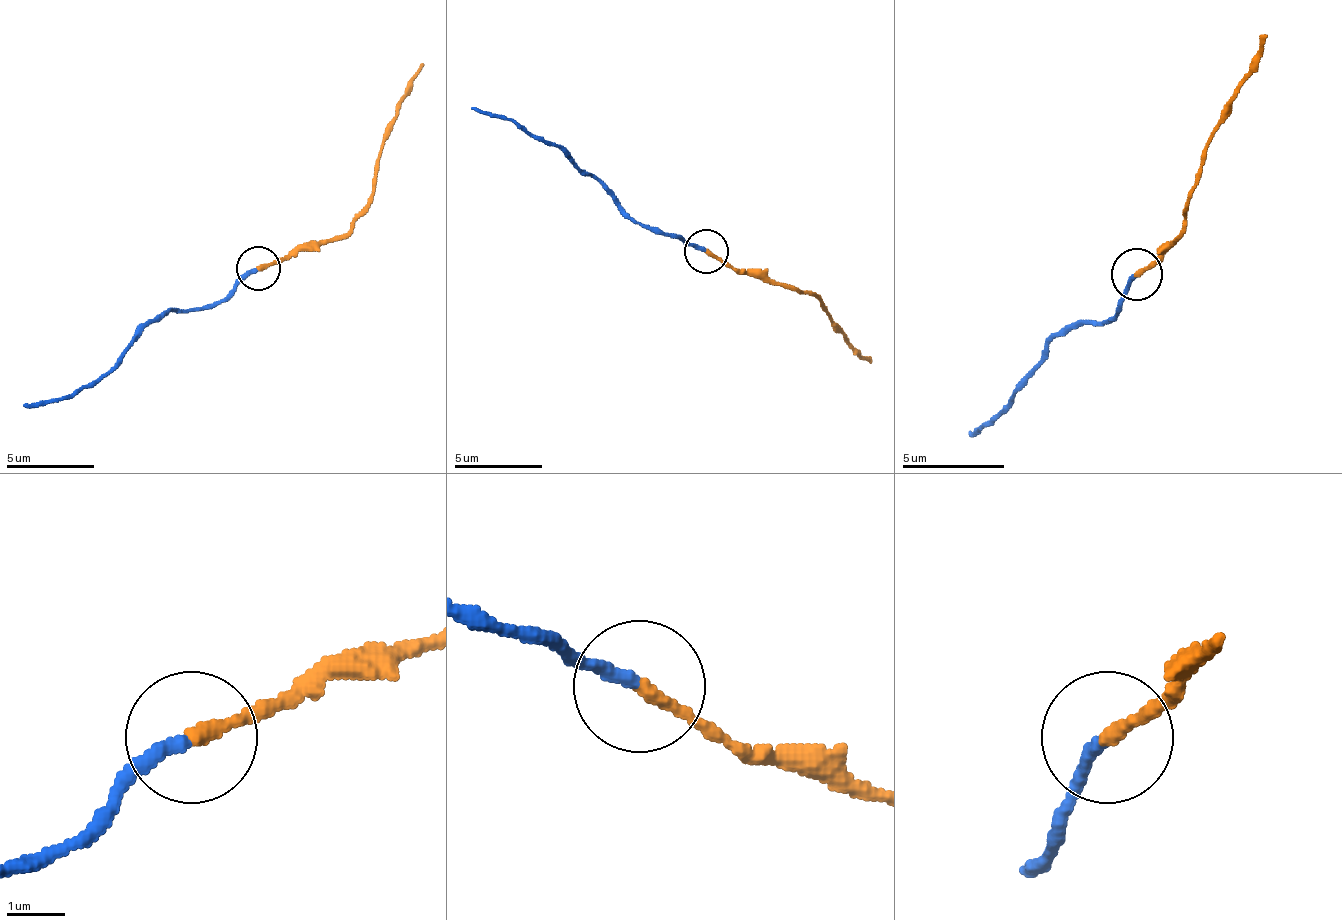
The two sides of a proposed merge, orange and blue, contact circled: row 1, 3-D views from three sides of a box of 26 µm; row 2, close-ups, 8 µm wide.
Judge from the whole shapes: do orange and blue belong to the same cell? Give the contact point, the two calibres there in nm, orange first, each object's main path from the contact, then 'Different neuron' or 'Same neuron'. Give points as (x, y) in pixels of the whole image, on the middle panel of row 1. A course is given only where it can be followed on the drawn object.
Place: (706, 251). Thickness 240 nm (orange) against 240 nm. Course of orange: (705, 252), (735, 270), (762, 270), (797, 292), (819, 300), (872, 362). Course of blue: (705, 252), (643, 226), (551, 142), (511, 120), (472, 107). Different neuron

